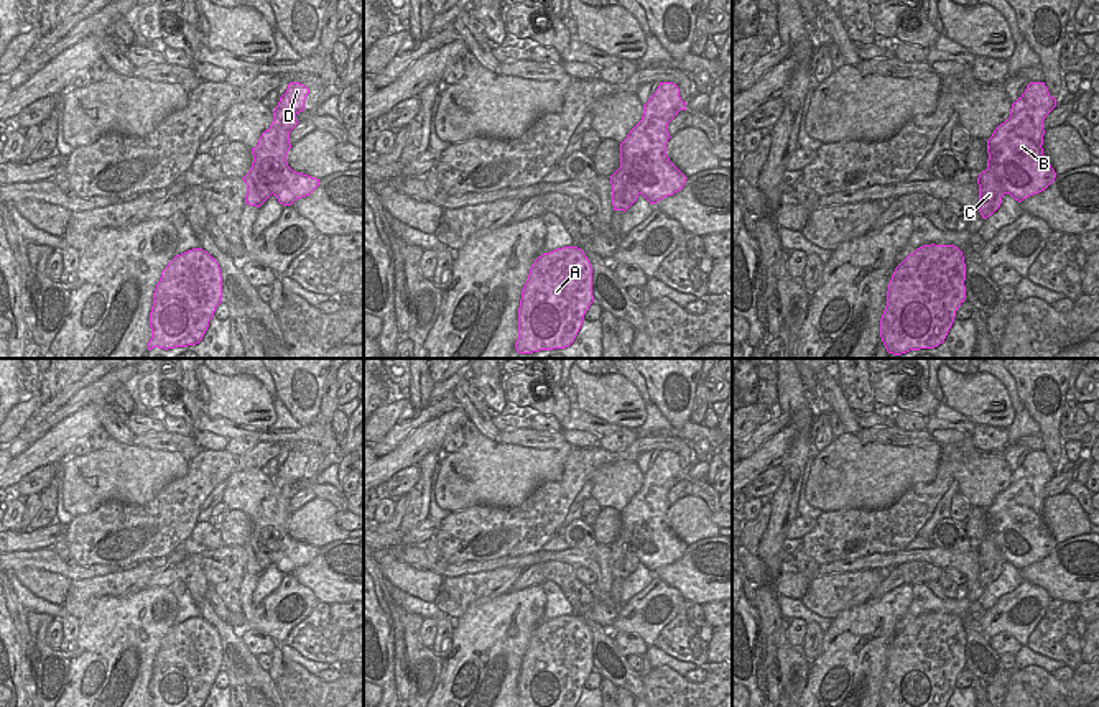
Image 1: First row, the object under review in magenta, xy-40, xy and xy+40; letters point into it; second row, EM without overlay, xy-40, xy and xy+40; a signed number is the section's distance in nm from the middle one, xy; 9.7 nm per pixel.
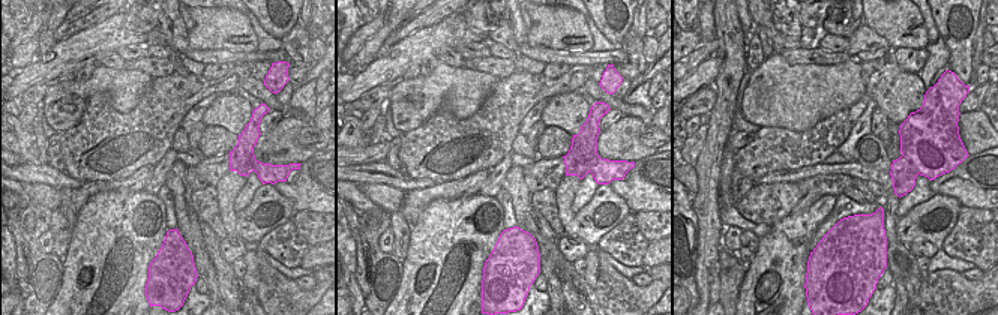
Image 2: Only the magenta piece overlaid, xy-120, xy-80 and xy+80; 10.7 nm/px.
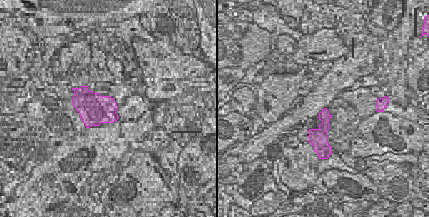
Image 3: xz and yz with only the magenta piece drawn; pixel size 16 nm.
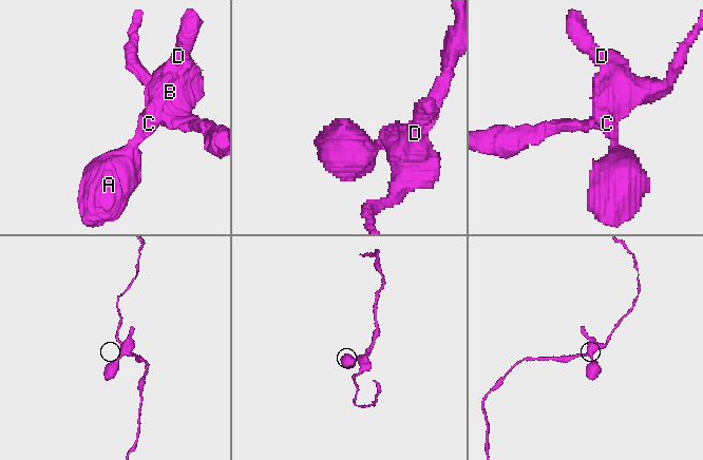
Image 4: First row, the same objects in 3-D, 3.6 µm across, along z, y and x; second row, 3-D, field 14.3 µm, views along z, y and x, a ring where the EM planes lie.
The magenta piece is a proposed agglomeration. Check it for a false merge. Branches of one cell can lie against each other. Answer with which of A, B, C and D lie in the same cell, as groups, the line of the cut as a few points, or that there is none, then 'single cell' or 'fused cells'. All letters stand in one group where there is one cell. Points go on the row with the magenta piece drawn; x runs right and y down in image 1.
A C / B D; cut in xy-40 along (252, 165), (257, 176), (267, 183), (272, 193); fused cells

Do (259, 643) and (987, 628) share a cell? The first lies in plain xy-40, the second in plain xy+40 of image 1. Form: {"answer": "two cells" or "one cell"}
{"answer": "two cells"}

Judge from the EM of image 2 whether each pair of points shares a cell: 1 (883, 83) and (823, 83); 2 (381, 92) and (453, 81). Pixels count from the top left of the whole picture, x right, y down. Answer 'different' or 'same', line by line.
1: different
2: different

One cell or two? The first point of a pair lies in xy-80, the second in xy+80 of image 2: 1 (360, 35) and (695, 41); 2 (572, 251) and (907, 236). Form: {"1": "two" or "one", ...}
{"1": "one", "2": "two"}

